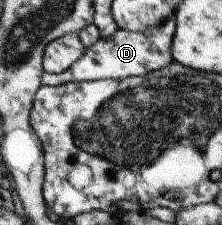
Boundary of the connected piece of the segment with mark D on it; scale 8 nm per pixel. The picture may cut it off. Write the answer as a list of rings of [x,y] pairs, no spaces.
[[[168,17],[156,28],[143,33],[118,29],[110,38],[98,39],[96,43],[85,48],[81,57],[64,72],[43,72],[40,77],[42,85],[60,86],[69,82],[95,81],[98,79],[120,80],[128,77],[144,76],[147,72],[166,66],[171,58],[171,42],[175,31],[175,22]]]

